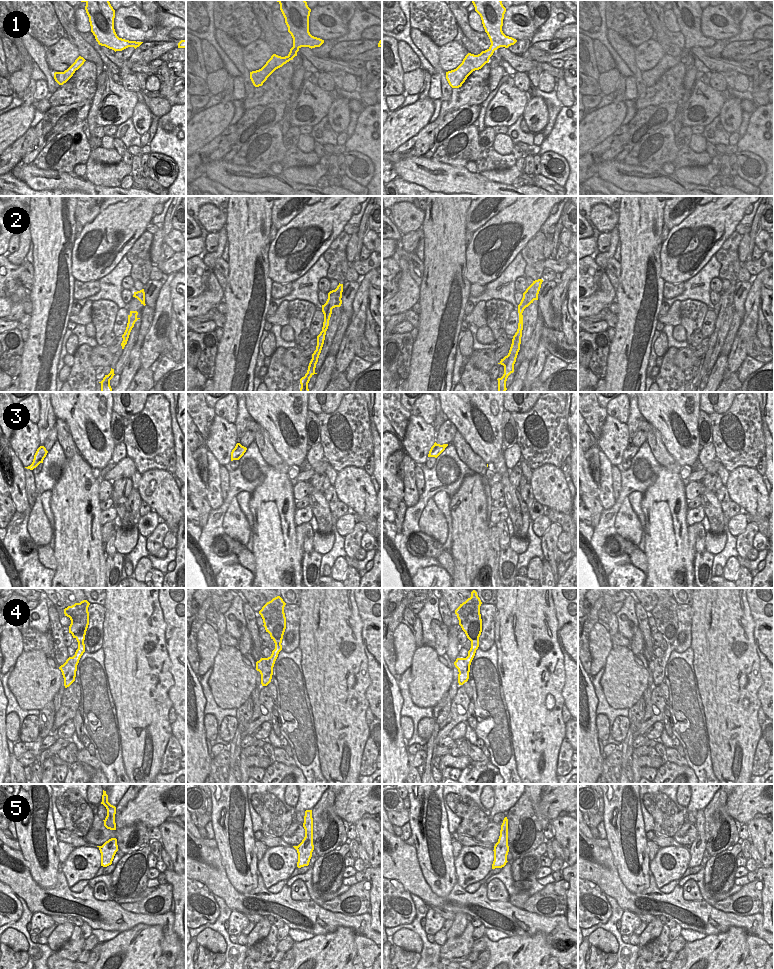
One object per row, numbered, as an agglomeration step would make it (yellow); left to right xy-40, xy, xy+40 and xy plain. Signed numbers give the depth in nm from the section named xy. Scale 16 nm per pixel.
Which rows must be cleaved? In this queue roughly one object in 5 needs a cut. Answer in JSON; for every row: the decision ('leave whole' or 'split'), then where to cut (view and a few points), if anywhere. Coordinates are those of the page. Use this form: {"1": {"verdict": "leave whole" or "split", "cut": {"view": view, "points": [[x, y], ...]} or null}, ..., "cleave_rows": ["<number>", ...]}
{"1": {"verdict": "leave whole", "cut": null}, "2": {"verdict": "leave whole", "cut": null}, "3": {"verdict": "leave whole", "cut": null}, "4": {"verdict": "leave whole", "cut": null}, "5": {"verdict": "leave whole", "cut": null}, "cleave_rows": []}

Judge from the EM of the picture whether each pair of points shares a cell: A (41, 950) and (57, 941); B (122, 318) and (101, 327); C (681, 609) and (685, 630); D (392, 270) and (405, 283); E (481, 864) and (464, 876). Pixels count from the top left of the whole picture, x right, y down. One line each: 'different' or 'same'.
A: different
B: different
C: same
D: different
E: same

